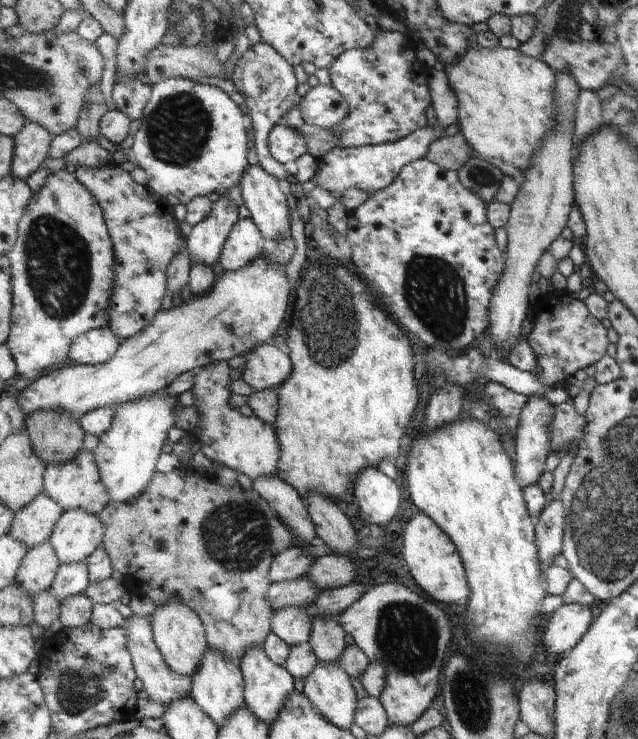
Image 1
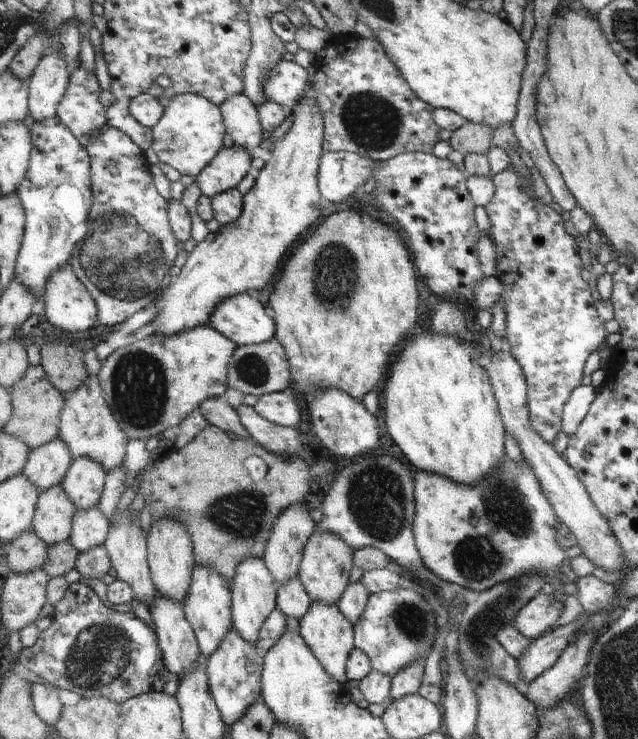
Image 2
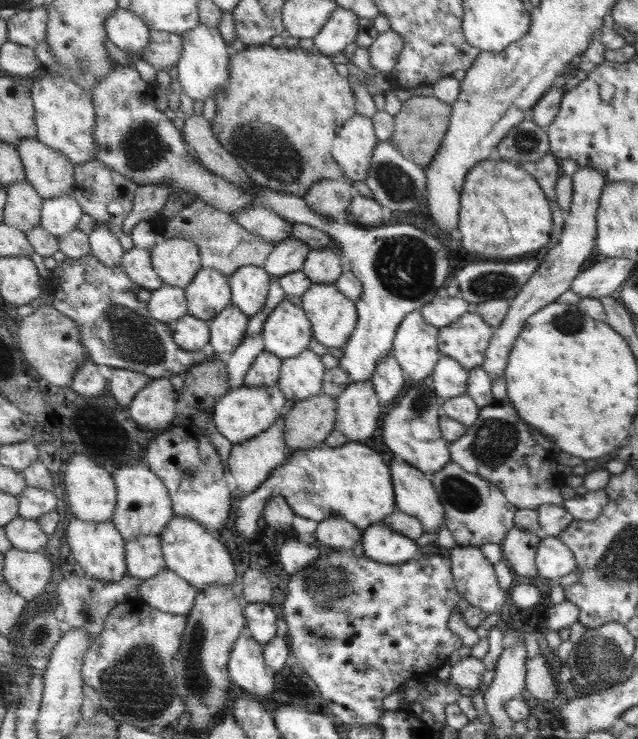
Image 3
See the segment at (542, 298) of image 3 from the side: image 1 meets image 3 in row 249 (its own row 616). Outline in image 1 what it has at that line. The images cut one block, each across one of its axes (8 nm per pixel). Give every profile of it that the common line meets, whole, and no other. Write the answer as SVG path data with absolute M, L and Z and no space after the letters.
M561 604L551 616L543 630L545 650L549 648L553 654L571 650L579 638L585 634L591 624L591 610L580 604Z

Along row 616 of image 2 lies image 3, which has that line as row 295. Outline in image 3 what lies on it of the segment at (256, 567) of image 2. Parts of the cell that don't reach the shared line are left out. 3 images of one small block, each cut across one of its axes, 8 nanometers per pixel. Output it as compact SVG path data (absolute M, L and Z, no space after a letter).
M247 265L239 268L230 277L232 286L232 302L247 316L255 316L267 304L272 283L270 273L259 265Z

